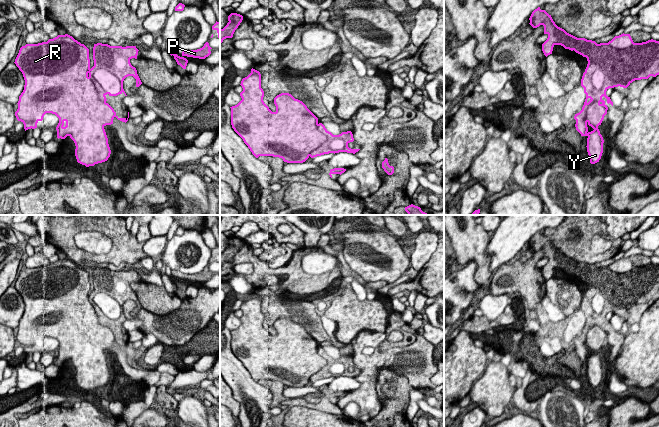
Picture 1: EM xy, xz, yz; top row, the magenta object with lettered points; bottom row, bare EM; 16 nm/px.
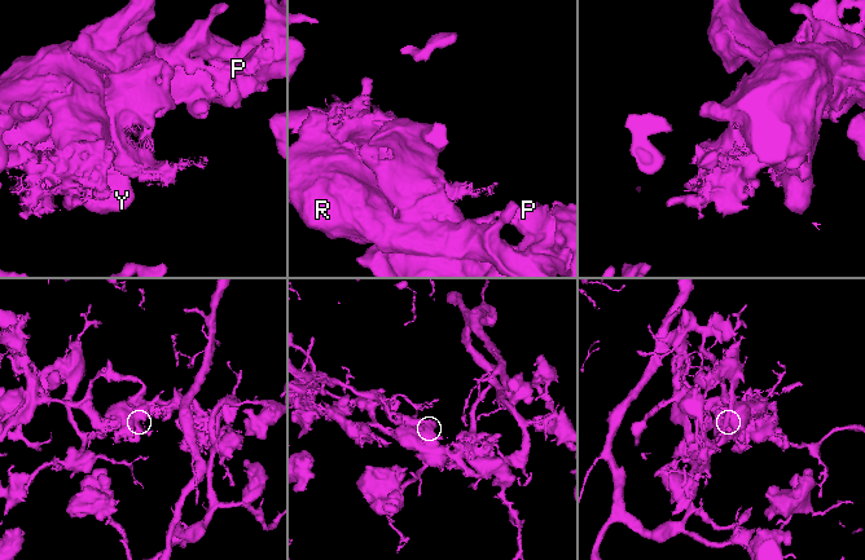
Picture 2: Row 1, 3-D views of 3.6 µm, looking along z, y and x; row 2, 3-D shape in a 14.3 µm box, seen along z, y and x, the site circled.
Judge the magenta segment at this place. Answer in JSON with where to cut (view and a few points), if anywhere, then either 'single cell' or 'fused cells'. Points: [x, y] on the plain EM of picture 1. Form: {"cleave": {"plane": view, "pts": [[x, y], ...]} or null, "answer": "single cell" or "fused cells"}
{"cleave": {"plane": "xz", "pts": [[318, 348], [318, 353], [326, 364], [310, 377], [311, 381]]}, "answer": "fused cells"}

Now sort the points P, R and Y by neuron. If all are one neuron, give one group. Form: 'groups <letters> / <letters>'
groups P / R Y

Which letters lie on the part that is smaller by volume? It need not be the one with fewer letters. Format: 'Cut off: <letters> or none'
Cut off: P

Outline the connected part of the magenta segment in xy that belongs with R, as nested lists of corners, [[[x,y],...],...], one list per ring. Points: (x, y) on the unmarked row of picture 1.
[[[68,258],[58,259],[47,266],[22,270],[14,287],[25,304],[15,336],[17,344],[24,348],[25,355],[37,352],[37,347],[43,344],[46,337],[55,338],[59,342],[57,362],[69,360],[74,365],[78,387],[89,391],[107,385],[111,374],[104,351],[113,348],[115,341],[120,345],[126,345],[126,342],[116,339],[106,326],[106,320],[97,315],[88,301],[89,273]]]

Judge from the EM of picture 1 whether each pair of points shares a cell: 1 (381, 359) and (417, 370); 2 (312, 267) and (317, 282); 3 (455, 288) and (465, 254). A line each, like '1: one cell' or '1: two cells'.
1: one cell
2: two cells
3: two cells

